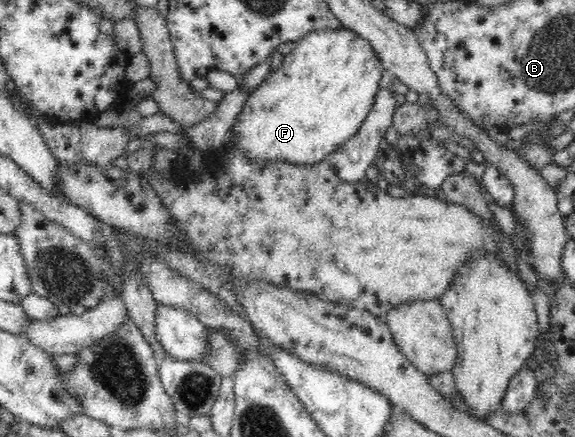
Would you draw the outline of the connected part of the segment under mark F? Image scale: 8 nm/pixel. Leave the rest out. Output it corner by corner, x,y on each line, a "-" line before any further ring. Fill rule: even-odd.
347,28
306,34
296,42
283,62
255,88
238,114
232,132
239,150
253,162
287,162
311,165
326,160
331,152
357,134
373,106
382,77
381,63
368,40

